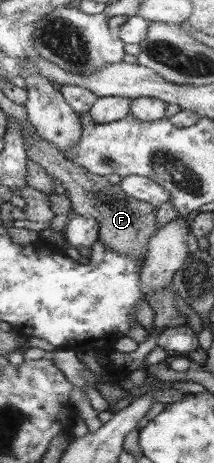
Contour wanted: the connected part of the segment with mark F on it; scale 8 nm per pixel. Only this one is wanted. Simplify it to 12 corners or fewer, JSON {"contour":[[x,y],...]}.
{"contour":[[37,134],[28,159],[61,182],[98,240],[143,267],[157,206],[68,160]]}

